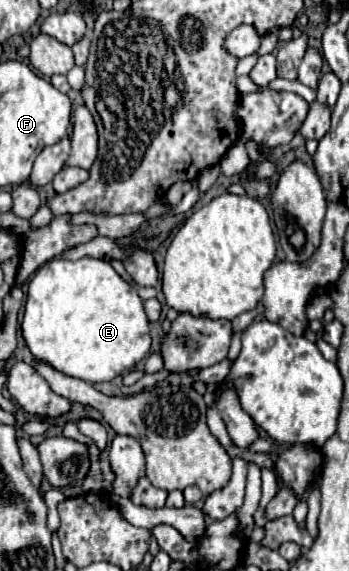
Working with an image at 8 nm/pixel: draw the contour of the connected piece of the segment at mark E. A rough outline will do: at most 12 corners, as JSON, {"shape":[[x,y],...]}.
{"shape":[[50,259],[22,335],[102,383],[150,349],[136,287],[106,259]]}

